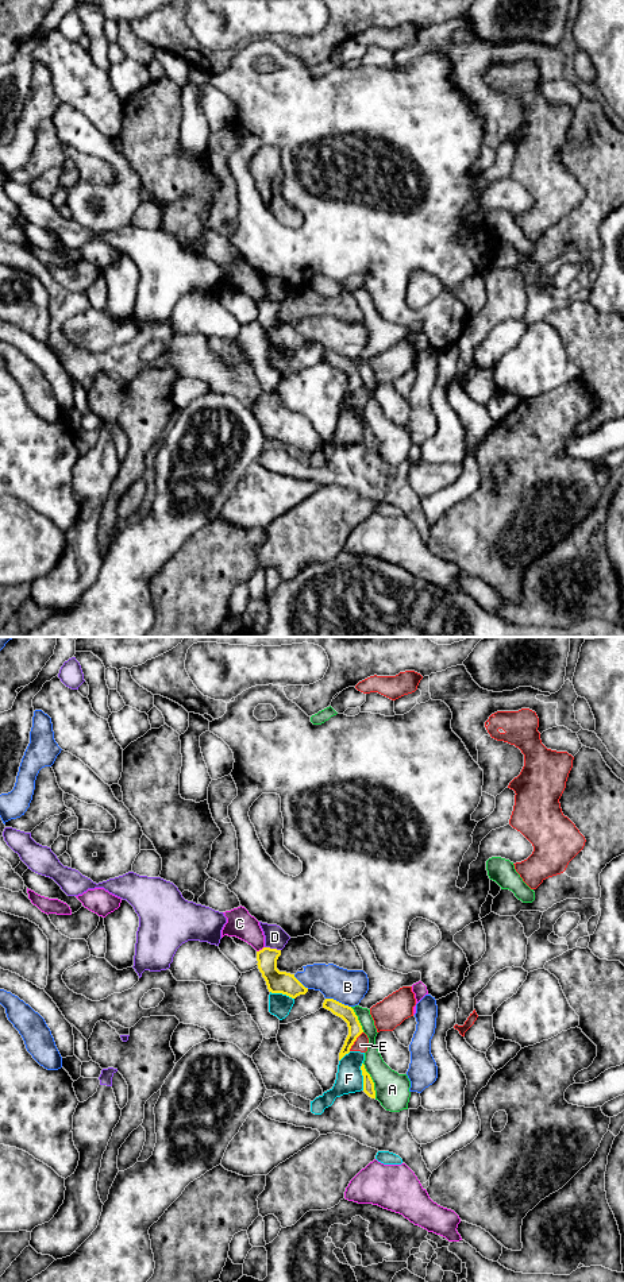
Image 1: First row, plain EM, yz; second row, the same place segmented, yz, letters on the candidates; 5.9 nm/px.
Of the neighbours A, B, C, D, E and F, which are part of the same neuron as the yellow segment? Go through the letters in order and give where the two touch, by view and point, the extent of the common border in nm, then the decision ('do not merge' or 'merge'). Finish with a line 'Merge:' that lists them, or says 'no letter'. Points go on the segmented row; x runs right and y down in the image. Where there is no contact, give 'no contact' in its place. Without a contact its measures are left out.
A: contact yz (372, 1081); length 220 nm; do not merge
B: contact yz (338, 1001); length 160 nm; do not merge
C: contact yz (260, 950); length 60 nm; do not merge
D: contact yz (273, 949); length 100 nm; do not merge
E: contact yz (355, 1039); length 150 nm; do not merge
F: contact yz (362, 1074); length 170 nm; do not merge
Merge: no letter

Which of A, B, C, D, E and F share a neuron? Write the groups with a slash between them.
A / B / C / D / E F

